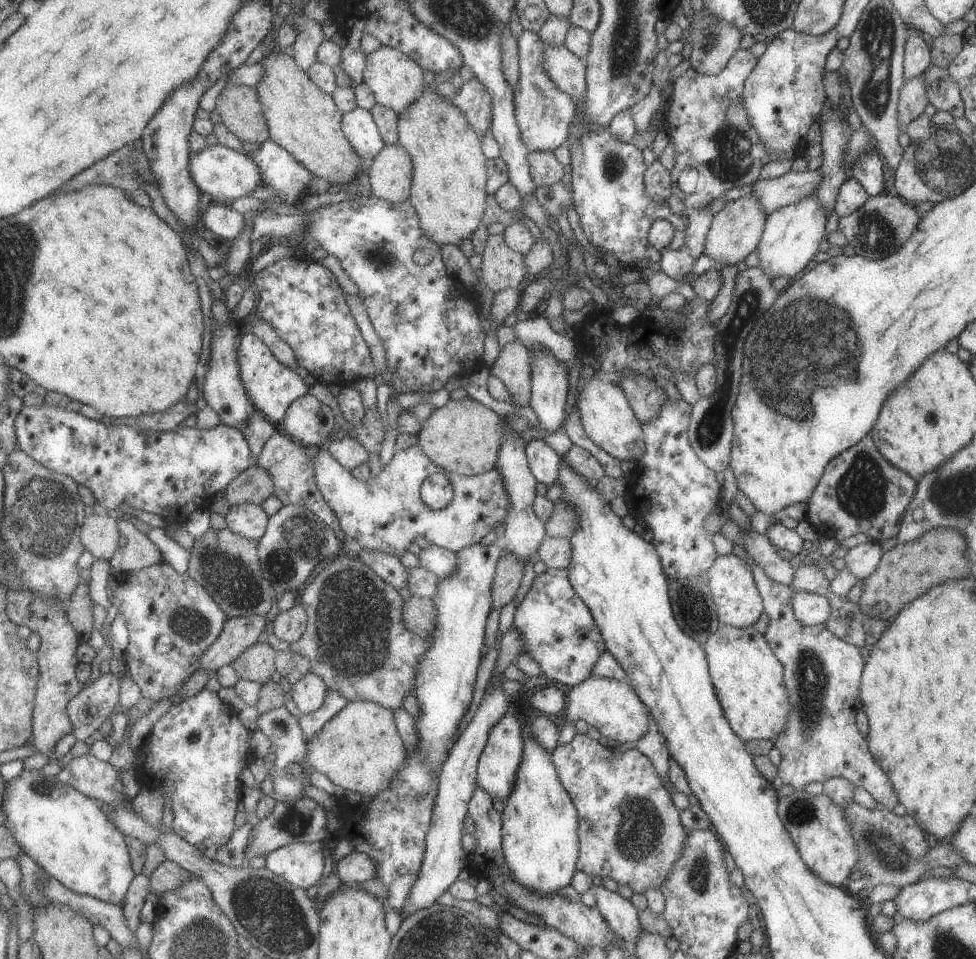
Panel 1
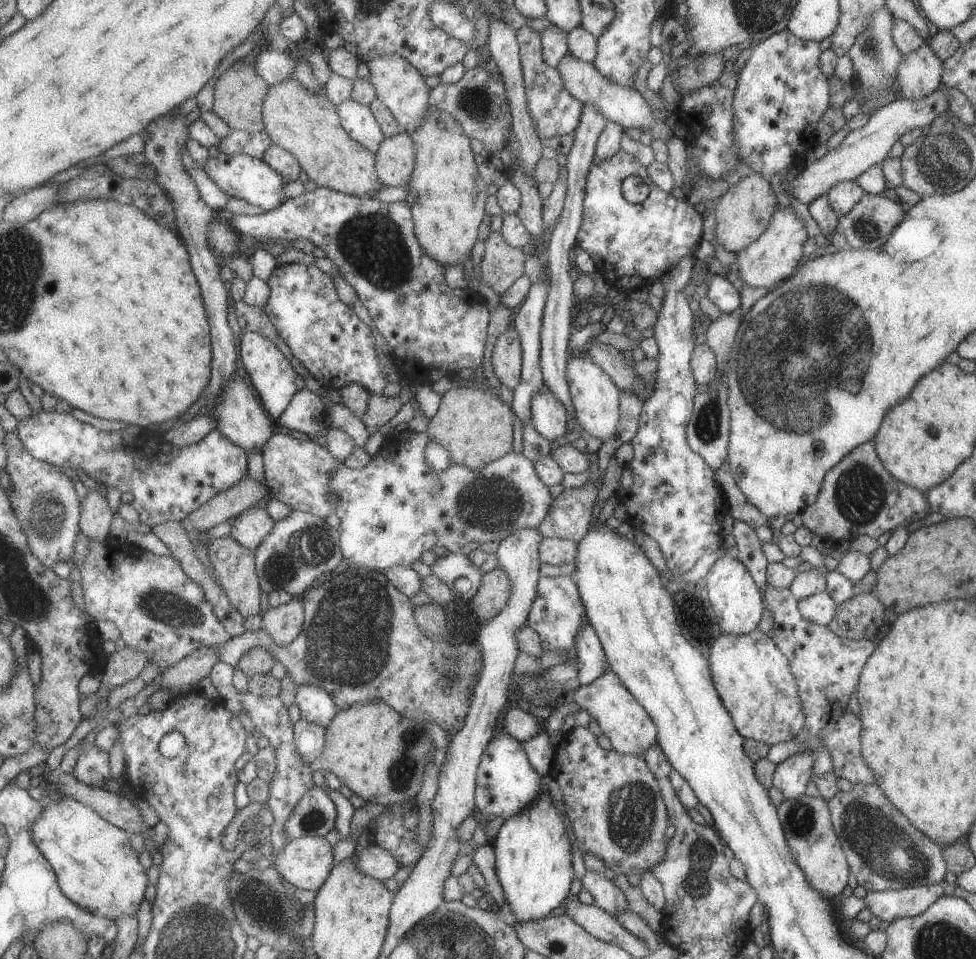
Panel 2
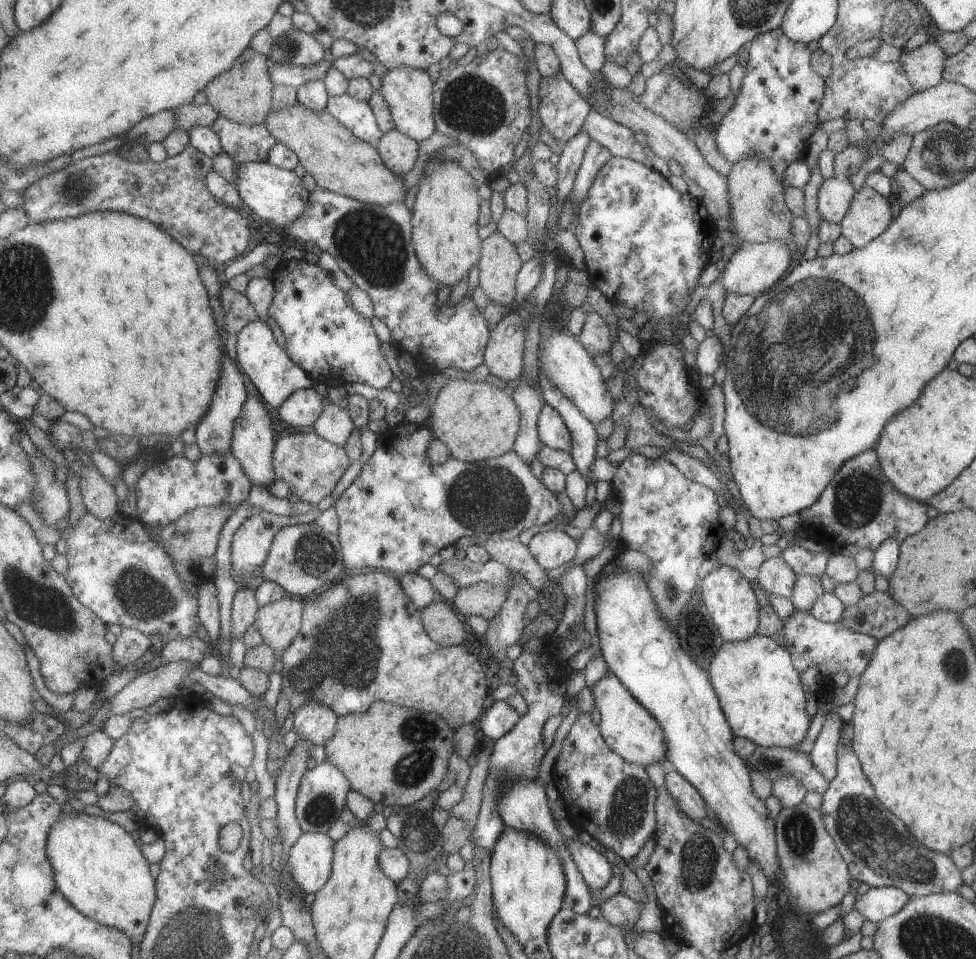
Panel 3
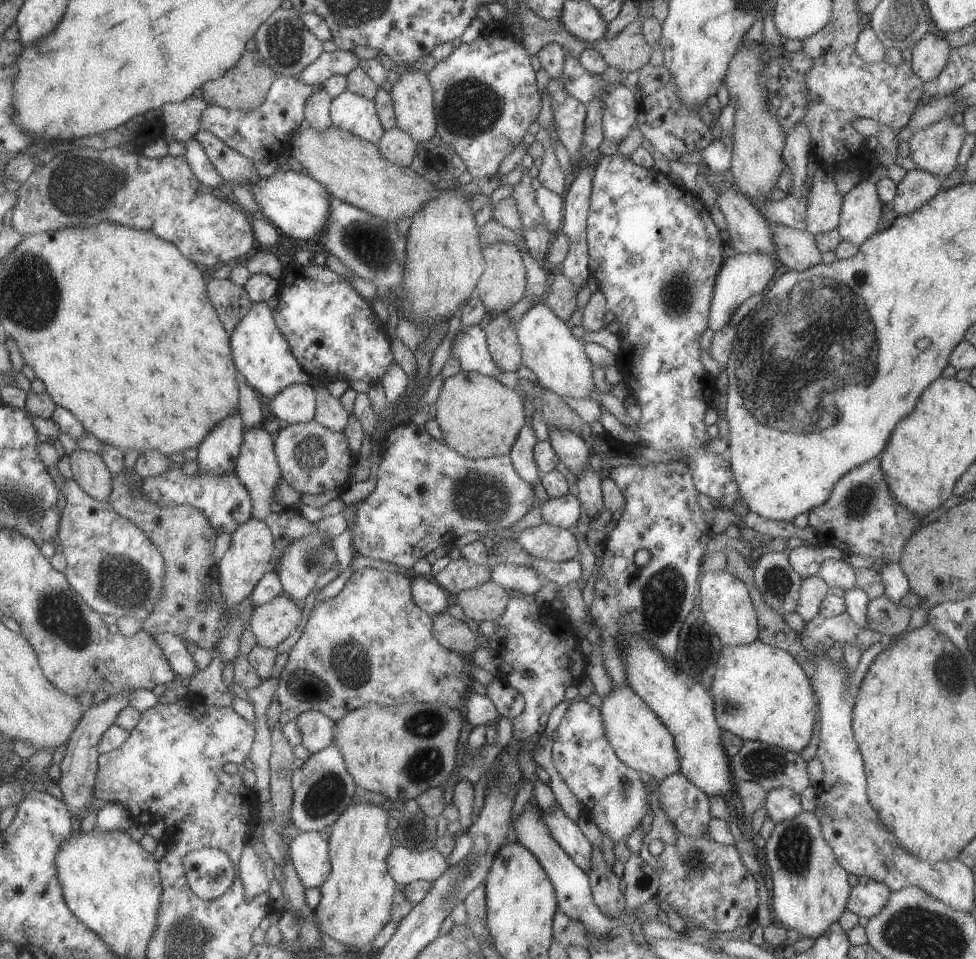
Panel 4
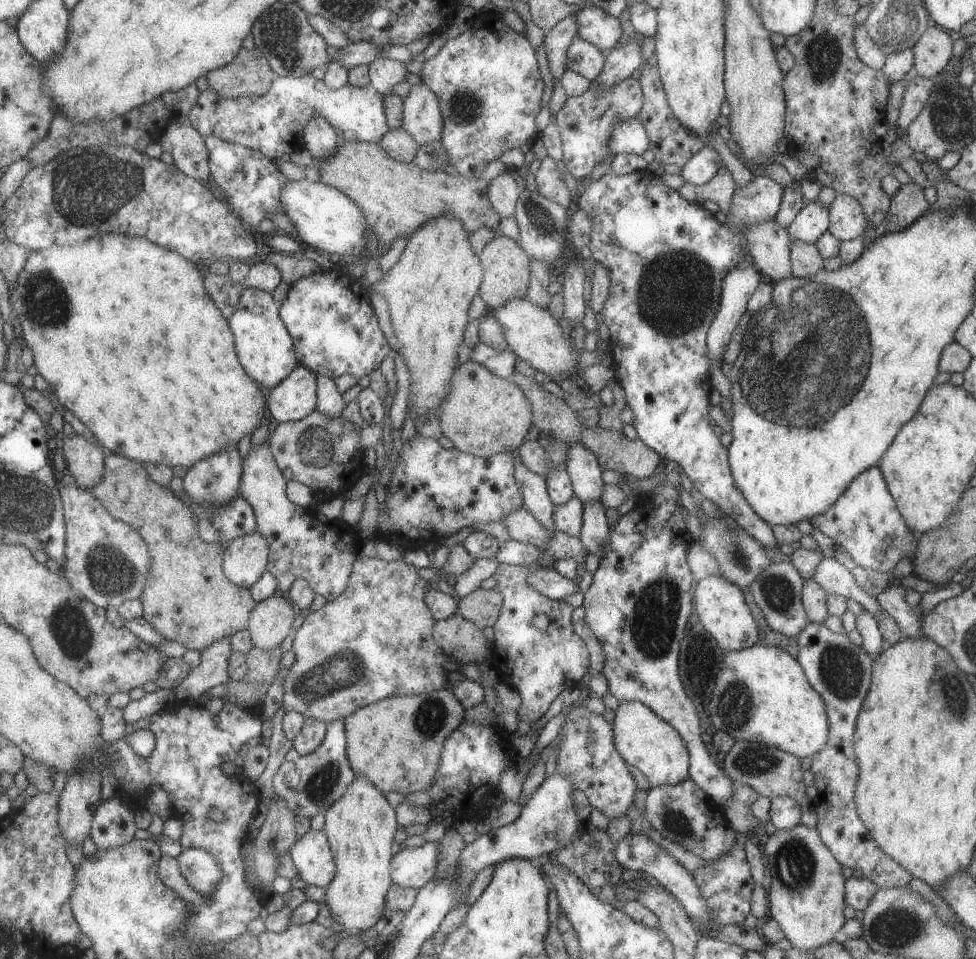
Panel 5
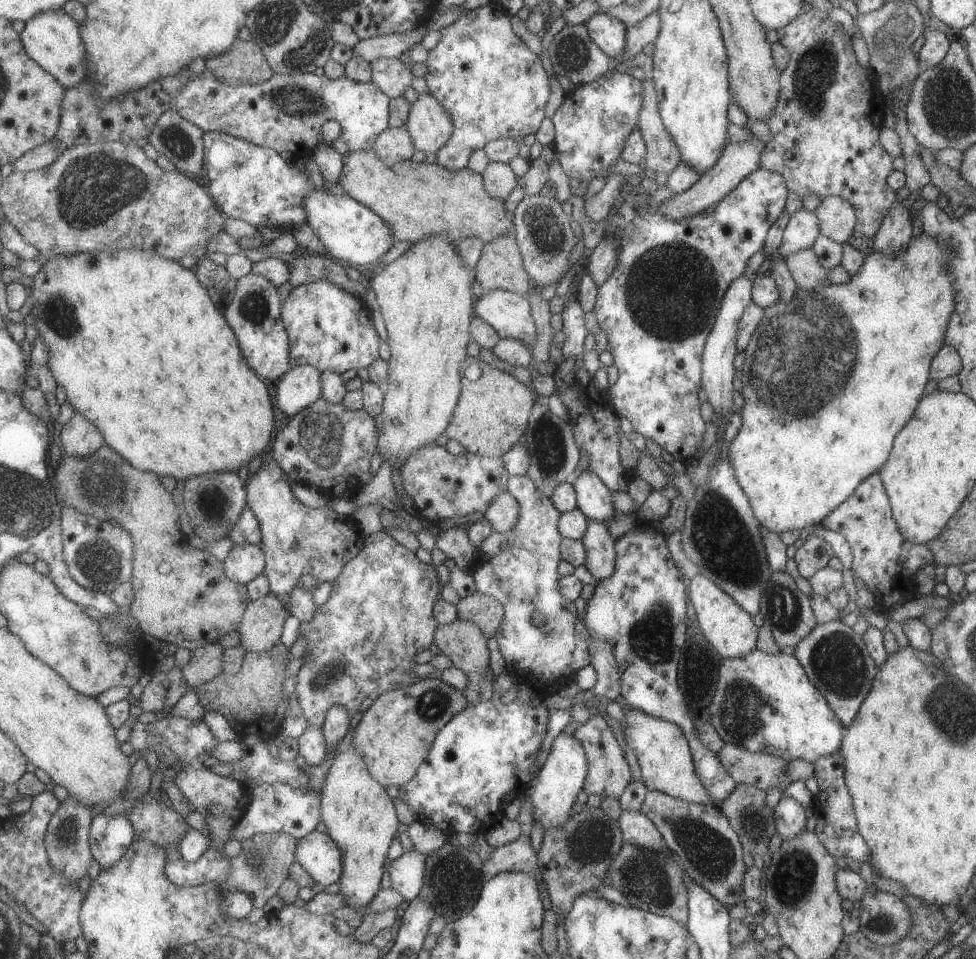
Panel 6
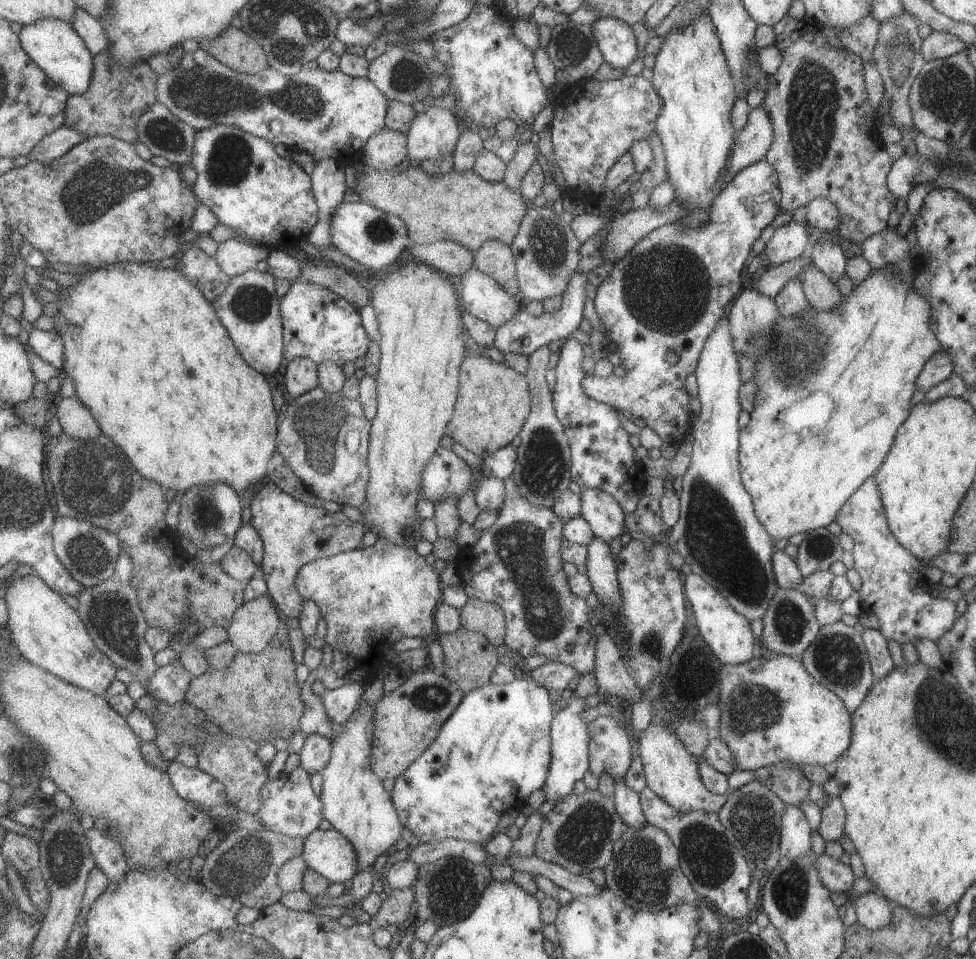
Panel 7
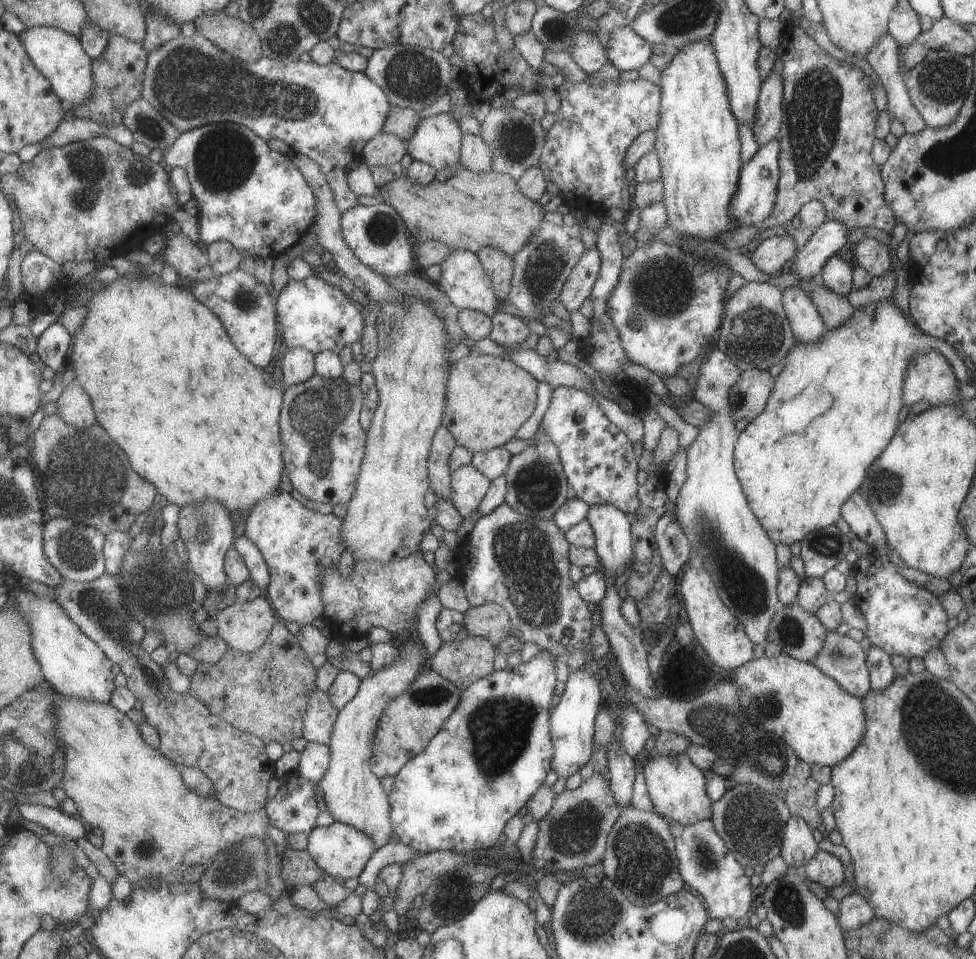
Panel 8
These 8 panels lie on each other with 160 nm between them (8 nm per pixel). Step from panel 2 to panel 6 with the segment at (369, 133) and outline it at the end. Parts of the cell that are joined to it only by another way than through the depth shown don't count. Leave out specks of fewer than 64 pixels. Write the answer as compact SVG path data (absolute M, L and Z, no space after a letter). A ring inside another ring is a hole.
M204 69L198 76L190 74L179 96L173 99L173 109L203 132L225 133L279 154L297 147L311 150L323 141L320 134L323 122L337 121L341 132L331 142L335 150L344 155L373 149L376 136L388 127L389 101L370 80L360 83L345 76L331 80L314 73L272 73L271 78L261 84L228 85Z

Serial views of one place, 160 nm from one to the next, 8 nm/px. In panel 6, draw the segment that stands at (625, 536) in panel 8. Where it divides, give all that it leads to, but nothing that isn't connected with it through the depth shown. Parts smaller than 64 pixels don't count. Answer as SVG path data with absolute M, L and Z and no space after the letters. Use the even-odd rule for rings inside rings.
M587 468L581 470L572 487L576 494L576 507L589 521L605 523L612 518L615 510L610 490L594 472Z

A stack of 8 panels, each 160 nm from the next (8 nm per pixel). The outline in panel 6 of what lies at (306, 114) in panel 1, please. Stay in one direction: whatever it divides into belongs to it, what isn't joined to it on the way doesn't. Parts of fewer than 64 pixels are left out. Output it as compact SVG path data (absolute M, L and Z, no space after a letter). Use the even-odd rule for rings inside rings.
M373 149L356 150L342 155L342 171L336 188L379 216L390 228L393 243L405 240L413 244L431 235L447 237L451 242L475 237L486 243L505 235L512 224L513 214L504 209L504 202L490 197L484 189L482 176L469 168L449 171L436 163L416 163L413 159L388 165L378 159Z

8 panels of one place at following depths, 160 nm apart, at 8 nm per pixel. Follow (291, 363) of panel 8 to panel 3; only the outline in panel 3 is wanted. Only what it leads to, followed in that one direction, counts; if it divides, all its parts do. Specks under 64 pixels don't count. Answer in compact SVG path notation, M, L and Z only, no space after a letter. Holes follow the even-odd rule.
M313 388L298 389L277 406L276 414L293 428L307 428L321 414L321 400Z

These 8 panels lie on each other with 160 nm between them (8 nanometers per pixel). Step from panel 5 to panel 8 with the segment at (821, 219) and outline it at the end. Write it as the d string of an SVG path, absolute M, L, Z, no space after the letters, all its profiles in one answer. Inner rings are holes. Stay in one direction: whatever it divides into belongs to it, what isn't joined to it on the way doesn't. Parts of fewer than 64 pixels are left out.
M787 232L769 236L759 246L751 246L747 254L757 270L765 275L774 275L786 270L796 251L797 246Z

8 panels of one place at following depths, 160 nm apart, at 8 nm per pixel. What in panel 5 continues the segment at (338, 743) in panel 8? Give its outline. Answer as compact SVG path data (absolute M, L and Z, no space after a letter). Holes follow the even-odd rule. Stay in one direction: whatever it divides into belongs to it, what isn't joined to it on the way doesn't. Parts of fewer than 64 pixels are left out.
M363 775L355 776L352 783L346 787L343 796L334 801L325 812L325 822L322 827L336 868L331 882L324 886L323 903L326 904L332 920L341 926L341 930L348 932L359 932L371 928L385 911L384 898L392 883L390 879L390 860L392 856L389 846L393 842L393 835L397 828L394 808L387 803L384 794Z

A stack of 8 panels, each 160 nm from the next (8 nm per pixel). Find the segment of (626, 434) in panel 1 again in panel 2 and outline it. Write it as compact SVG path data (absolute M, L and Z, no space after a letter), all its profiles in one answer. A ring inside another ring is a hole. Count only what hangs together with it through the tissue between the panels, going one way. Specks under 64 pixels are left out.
M574 352L566 362L566 379L570 399L574 410L574 418L582 428L586 437L593 436L602 443L615 438L620 417L619 395L616 384L587 356Z

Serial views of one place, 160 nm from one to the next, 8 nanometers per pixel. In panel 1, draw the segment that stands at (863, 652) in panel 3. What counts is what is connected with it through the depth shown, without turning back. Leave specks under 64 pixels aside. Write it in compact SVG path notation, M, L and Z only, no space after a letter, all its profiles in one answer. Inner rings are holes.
M757 564L752 566L752 577L762 598L764 613L769 617L762 635L775 658L778 658L782 664L782 681L790 704L786 725L773 740L774 747L780 752L776 776L782 784L791 785L794 790L803 789L809 782L822 783L831 777L841 777L848 780L854 787L866 790L880 806L892 809L898 804L898 800L891 781L871 756L866 738L859 734L857 724L855 724L855 714L861 709L859 683L864 667L861 652L856 646L831 634L824 623L804 625L795 620L790 605L790 596L793 592L791 586L771 580Z

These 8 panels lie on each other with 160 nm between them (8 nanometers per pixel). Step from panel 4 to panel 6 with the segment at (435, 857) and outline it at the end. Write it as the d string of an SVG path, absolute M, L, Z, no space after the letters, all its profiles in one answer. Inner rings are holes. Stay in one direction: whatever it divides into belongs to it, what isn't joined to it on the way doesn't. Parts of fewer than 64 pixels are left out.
M415 850L402 853L390 862L390 886L410 901L420 891L425 876L425 856Z

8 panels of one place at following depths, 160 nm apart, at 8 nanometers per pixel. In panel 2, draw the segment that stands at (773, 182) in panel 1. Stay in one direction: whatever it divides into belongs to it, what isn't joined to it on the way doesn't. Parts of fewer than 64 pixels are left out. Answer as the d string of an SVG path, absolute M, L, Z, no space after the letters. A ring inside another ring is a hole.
M939 89L919 100L897 99L869 114L867 122L859 129L849 131L835 148L830 149L820 159L805 165L801 171L793 171L788 178L788 190L800 203L808 205L819 195L825 195L835 183L855 181L870 166L879 165L887 156L891 145L900 136L914 128L923 128L947 108L946 95Z

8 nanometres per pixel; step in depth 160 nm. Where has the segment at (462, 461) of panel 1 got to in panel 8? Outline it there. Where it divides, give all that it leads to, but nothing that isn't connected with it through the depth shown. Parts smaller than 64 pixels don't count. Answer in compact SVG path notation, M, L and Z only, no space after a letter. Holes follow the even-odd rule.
M470 352L448 366L446 405L442 412L441 425L451 433L456 445L466 448L471 454L503 446L533 414L536 386L537 381L533 376L513 361Z

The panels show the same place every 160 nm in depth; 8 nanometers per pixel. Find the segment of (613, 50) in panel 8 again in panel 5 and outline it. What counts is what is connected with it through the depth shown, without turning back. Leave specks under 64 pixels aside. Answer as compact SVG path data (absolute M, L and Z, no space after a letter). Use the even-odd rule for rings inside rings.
M595 5L583 7L574 14L574 26L575 34L601 50L613 48L624 37L617 18Z

